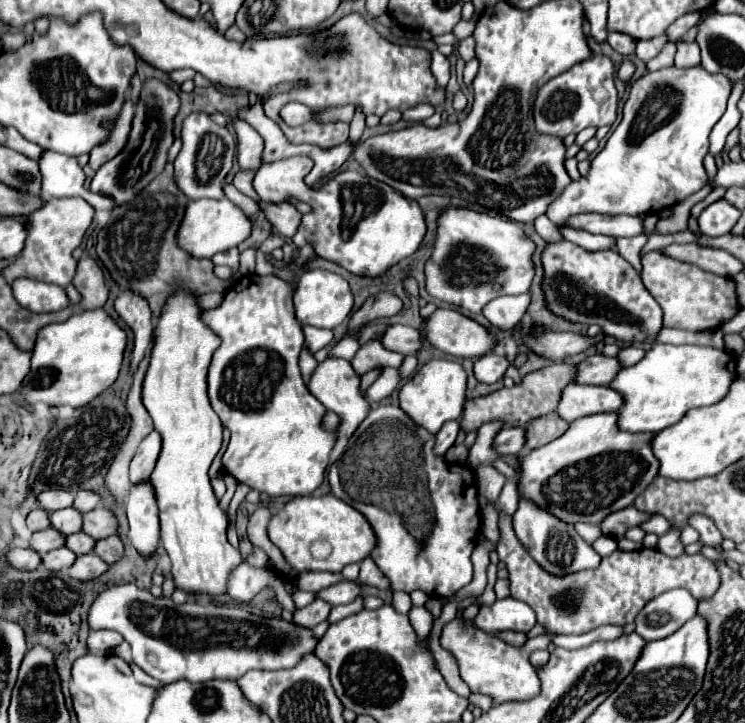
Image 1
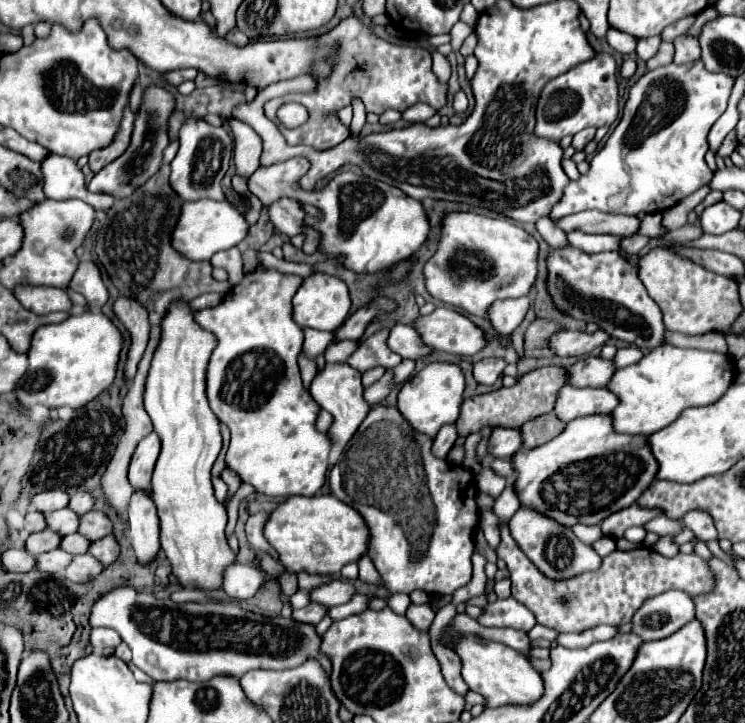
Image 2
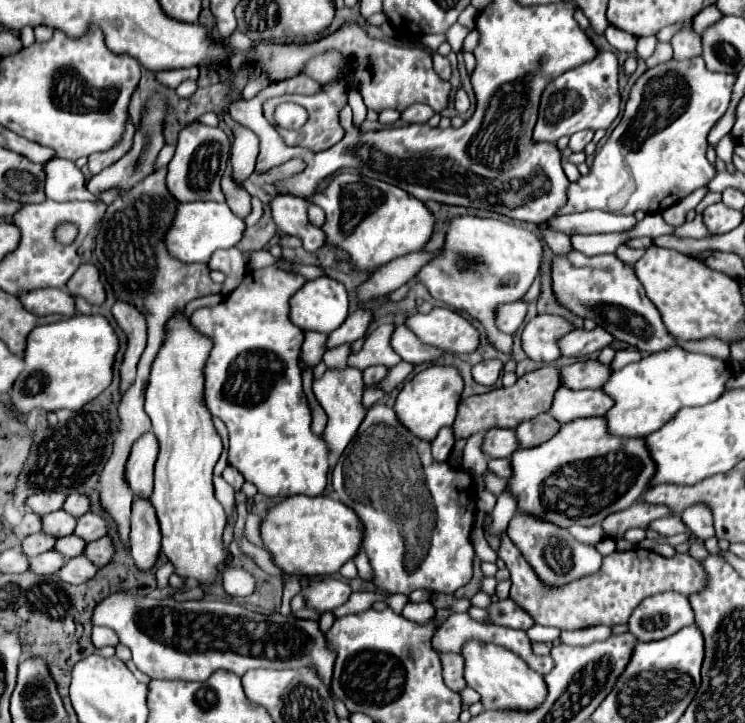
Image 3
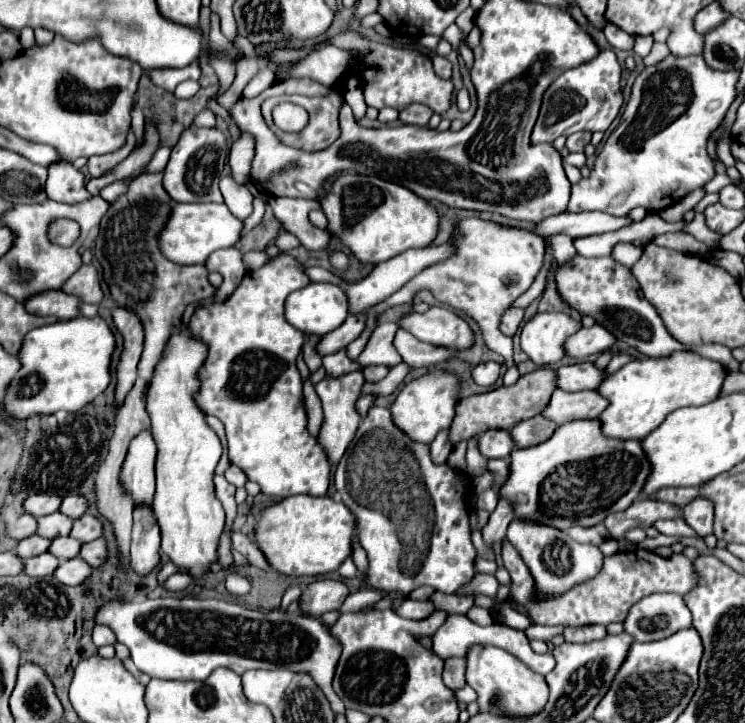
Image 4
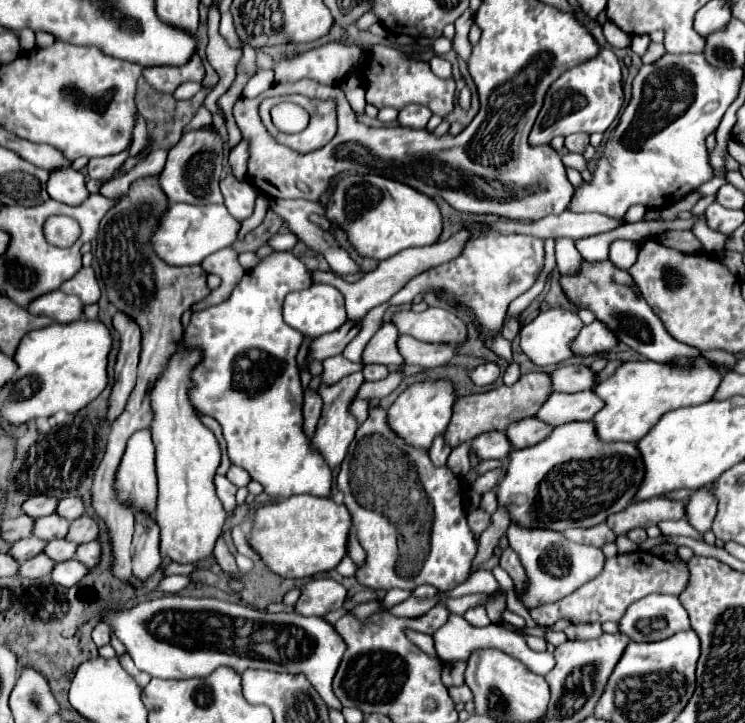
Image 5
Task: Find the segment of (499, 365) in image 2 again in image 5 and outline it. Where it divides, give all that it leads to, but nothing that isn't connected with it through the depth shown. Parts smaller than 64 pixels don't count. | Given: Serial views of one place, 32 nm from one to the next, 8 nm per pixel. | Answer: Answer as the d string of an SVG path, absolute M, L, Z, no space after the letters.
M494 362L480 364L478 368L474 368L474 370L470 372L472 382L478 384L478 386L488 386L488 384L492 384L498 376L500 376L500 368L498 368Z

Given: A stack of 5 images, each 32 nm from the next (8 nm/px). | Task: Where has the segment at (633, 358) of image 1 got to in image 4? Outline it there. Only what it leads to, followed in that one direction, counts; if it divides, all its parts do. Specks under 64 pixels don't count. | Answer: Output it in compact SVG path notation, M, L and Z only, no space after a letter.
M618 354L618 356L614 356L612 360L610 360L610 364L606 366L606 376L610 376L610 374L614 374L616 370L620 370L626 362L630 362L632 360L632 356L626 356L626 354Z

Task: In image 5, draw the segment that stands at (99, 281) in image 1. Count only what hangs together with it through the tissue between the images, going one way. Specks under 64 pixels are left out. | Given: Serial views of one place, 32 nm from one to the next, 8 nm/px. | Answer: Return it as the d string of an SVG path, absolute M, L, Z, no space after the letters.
M82 268L72 280L66 280L60 288L64 294L78 296L84 304L94 304L100 298L100 286L92 268Z

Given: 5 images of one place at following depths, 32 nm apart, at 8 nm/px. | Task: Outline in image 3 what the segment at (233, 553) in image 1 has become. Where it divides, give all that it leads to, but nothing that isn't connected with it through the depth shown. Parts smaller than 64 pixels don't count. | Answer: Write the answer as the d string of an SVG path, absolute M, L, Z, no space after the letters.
M184 314L176 316L176 320L168 324L166 342L162 344L156 356L146 386L146 414L152 420L152 432L160 446L156 460L156 474L154 474L154 494L150 502L156 510L156 518L162 530L162 552L174 564L176 574L198 582L214 582L216 572L220 566L224 566L226 558L222 552L222 532L226 526L226 512L222 504L216 500L212 486L212 470L222 454L222 440L210 422L210 412L202 404L202 368L206 364L210 350L212 342L206 336L200 336L192 328L190 320L184 318Z

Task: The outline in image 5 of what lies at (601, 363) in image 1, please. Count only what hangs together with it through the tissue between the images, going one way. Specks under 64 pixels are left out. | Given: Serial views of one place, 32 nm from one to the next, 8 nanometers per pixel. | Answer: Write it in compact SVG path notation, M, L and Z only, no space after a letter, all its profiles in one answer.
M564 366L550 374L552 392L580 392L594 388L594 372L588 366Z

